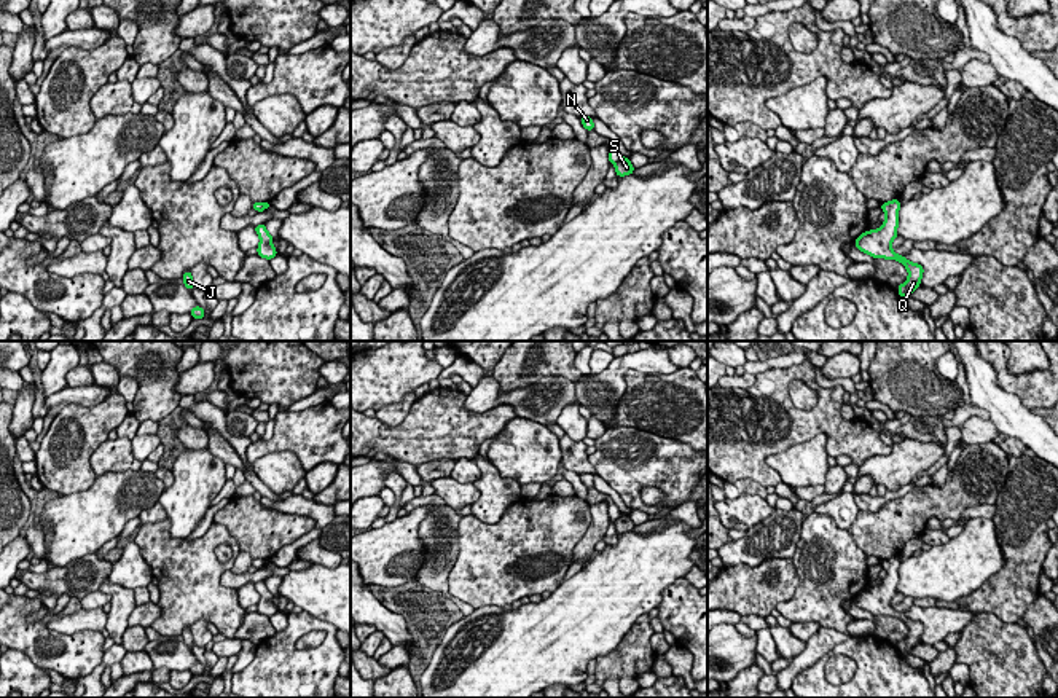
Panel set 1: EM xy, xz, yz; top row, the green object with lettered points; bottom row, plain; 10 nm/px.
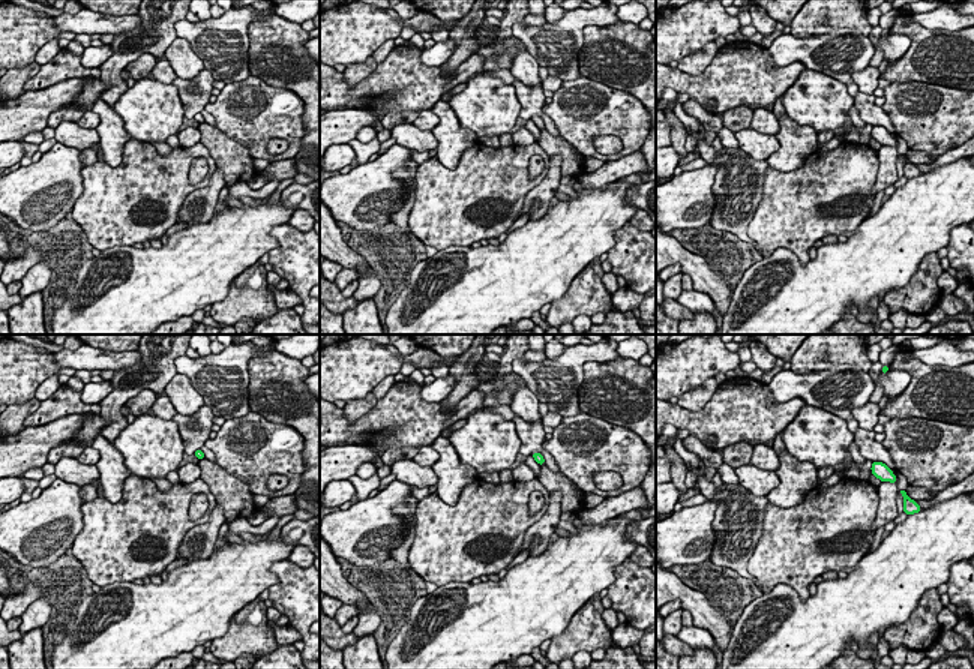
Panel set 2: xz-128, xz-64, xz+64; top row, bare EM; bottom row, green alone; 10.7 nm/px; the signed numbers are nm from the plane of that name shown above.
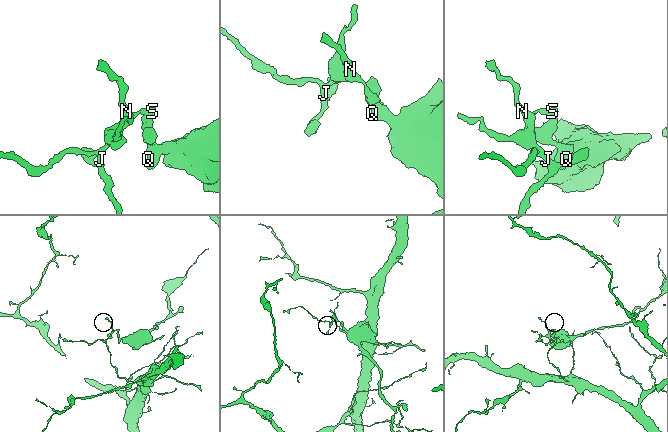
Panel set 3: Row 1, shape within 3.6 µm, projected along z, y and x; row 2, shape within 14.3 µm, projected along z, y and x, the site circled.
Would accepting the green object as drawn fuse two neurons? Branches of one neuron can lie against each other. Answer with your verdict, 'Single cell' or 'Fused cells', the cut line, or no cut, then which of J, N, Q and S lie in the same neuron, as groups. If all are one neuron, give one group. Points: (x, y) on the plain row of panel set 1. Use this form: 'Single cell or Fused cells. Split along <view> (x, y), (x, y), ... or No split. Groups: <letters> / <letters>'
Fused cells. Split along xz (622, 513), (614, 520). Groups: J N / Q S

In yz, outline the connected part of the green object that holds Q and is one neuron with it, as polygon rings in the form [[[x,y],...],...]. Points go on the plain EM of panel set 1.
[[[899,556],[883,559],[881,566],[886,571],[883,583],[878,586],[862,590],[856,596],[854,602],[860,609],[868,610],[873,615],[900,618],[908,626],[908,636],[899,642],[897,649],[902,655],[908,655],[921,641],[924,625],[918,620],[908,618],[903,612],[897,612],[891,606],[891,599],[897,594],[899,566],[900,566]]]

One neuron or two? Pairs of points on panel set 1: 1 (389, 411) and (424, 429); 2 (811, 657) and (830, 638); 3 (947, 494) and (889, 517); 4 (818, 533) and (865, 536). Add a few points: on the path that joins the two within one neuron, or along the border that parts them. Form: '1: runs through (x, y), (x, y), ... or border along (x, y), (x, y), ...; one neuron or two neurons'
1: border along (416, 400), (394, 426), (375, 416); two neurons
2: runs through (816, 652), (826, 643); one neuron
3: runs through (932, 501), (921, 502), (904, 517); one neuron
4: border along (846, 531), (867, 555); two neurons

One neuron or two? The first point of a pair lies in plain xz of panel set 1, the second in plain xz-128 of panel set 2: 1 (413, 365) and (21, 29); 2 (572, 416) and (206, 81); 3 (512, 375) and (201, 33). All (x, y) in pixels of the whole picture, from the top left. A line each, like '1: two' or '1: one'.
1: one
2: two
3: two

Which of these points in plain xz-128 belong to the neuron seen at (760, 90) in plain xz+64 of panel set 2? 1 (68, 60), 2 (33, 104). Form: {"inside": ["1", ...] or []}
{"inside": ["1"]}

